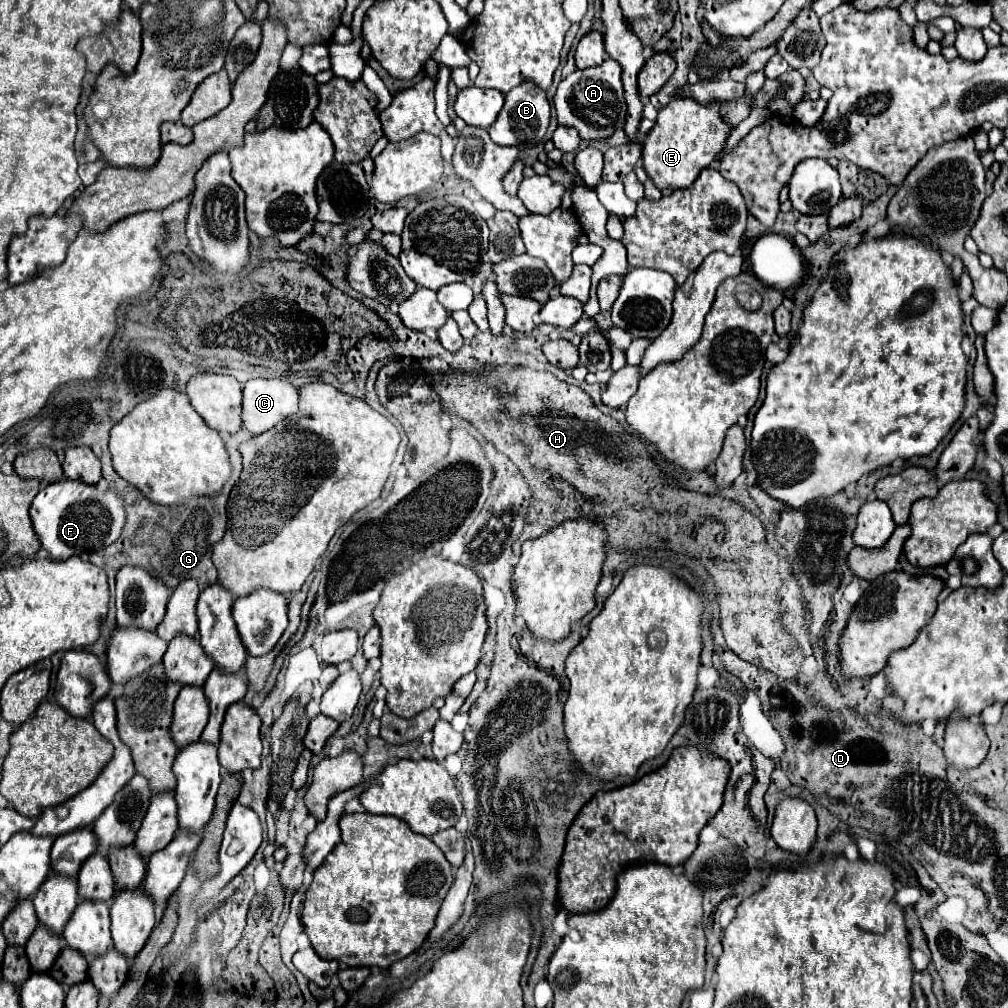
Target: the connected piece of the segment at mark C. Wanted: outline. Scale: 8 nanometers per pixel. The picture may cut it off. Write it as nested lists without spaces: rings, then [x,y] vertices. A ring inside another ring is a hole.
[[[248,380],[244,386],[242,420],[252,434],[264,434],[298,412],[298,388],[288,380]]]

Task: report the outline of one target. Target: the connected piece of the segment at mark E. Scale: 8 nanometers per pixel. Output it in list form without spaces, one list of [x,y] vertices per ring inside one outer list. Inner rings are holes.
[[[680,98],[672,100],[658,112],[654,128],[642,142],[642,158],[648,178],[654,180],[654,184],[660,190],[688,188],[694,184],[694,180],[700,176],[704,168],[716,166],[732,132],[732,126],[724,120],[720,108],[722,102],[700,104],[690,98]]]

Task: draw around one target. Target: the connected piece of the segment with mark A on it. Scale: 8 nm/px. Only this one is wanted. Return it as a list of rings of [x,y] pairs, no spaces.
[[[606,58],[600,66],[588,70],[576,70],[558,84],[554,106],[558,122],[578,130],[582,140],[604,140],[610,138],[618,128],[624,128],[626,100],[622,90],[622,68],[616,60]]]

